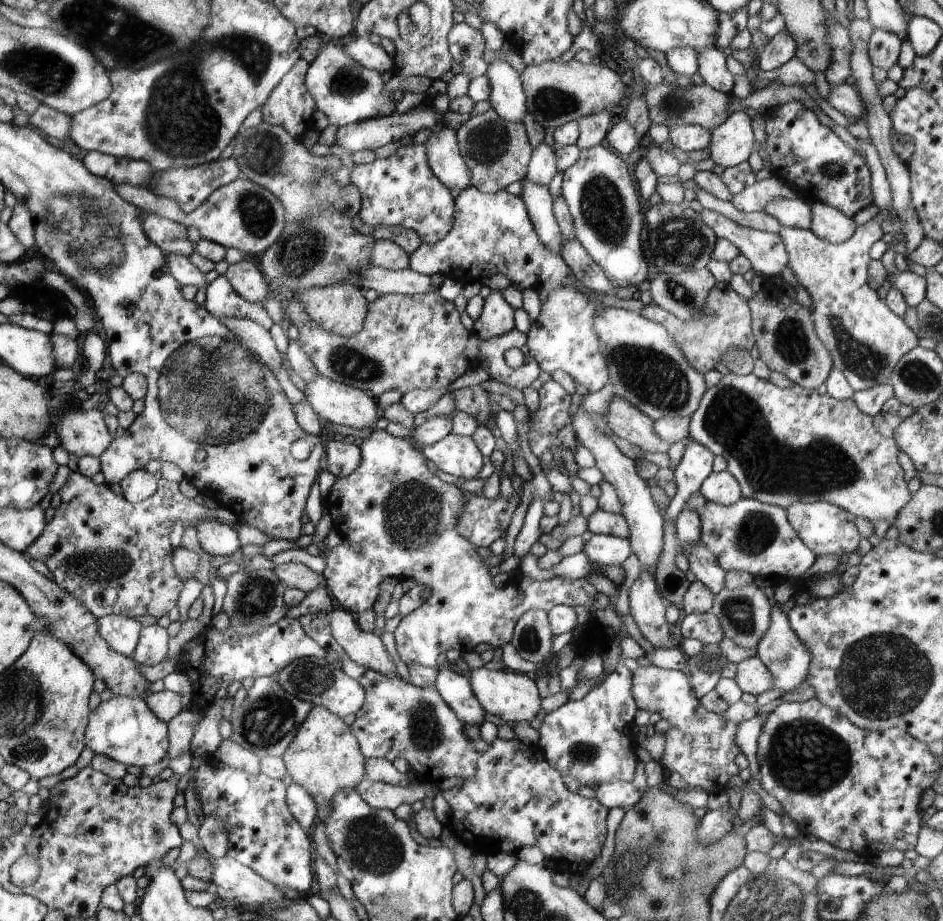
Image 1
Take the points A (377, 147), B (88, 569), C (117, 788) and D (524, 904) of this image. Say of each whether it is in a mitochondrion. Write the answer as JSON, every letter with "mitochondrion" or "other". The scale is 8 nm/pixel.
{"A":"other","B":"mitochondrion","C":"other","D":"mitochondrion"}

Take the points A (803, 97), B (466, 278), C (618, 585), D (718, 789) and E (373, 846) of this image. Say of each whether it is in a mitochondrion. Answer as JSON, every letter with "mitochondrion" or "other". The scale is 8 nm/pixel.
{"A":"other","B":"other","C":"other","D":"other","E":"mitochondrion"}

